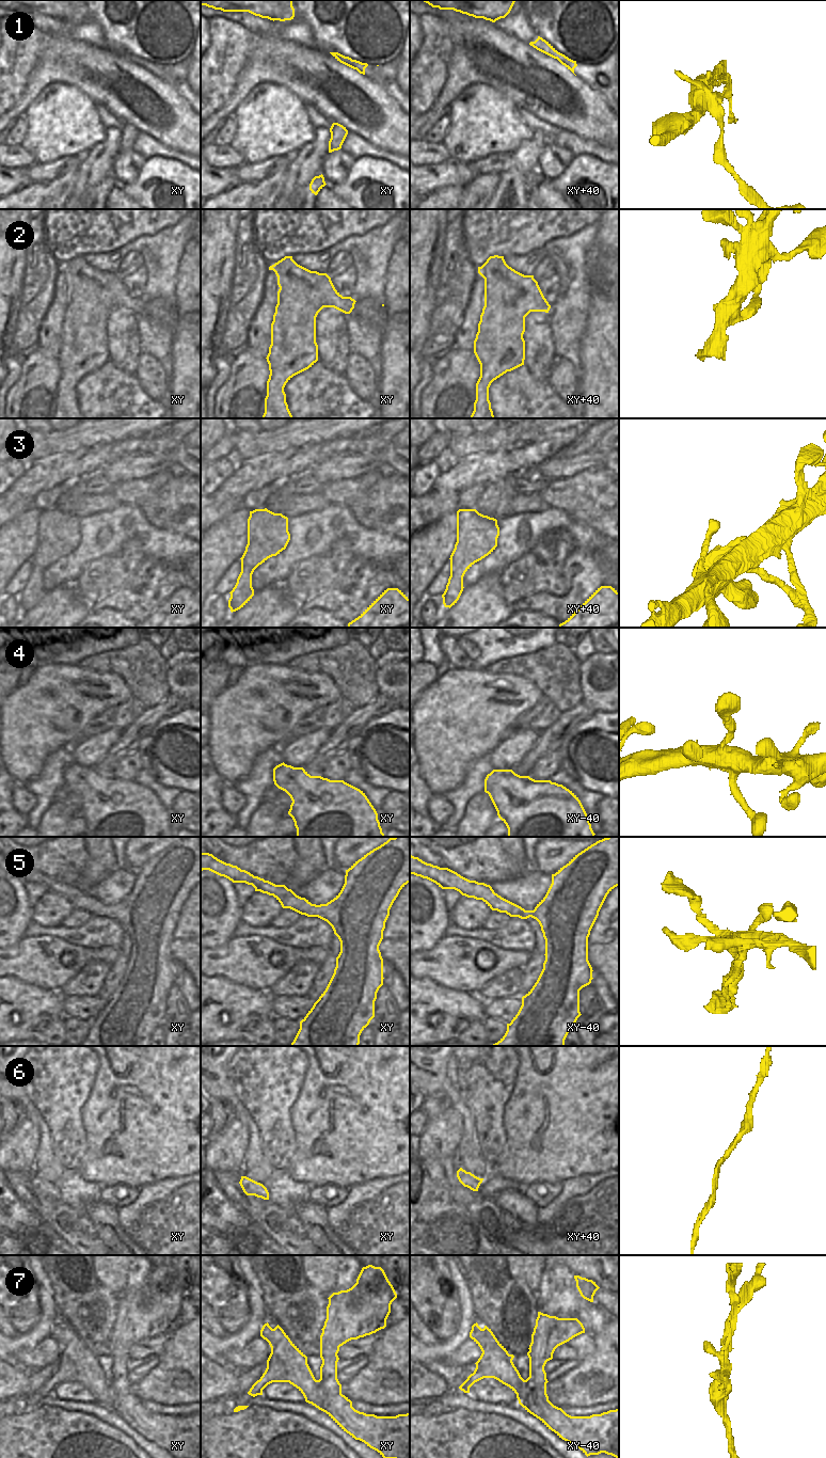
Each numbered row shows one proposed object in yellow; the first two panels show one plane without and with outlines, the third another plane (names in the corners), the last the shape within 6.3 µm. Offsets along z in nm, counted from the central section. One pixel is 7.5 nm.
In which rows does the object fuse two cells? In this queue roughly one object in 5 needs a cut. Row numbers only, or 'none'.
1, 7

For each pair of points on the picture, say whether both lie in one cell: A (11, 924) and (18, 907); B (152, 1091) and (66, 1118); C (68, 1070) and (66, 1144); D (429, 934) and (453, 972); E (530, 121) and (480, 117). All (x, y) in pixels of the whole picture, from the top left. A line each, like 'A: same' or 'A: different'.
A: same
B: different
C: same
D: different
E: different

